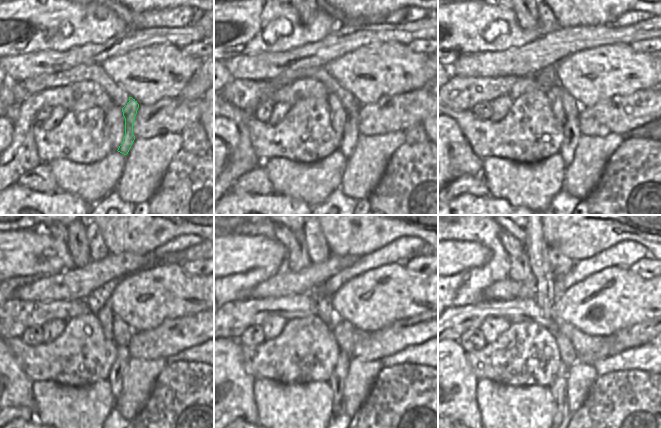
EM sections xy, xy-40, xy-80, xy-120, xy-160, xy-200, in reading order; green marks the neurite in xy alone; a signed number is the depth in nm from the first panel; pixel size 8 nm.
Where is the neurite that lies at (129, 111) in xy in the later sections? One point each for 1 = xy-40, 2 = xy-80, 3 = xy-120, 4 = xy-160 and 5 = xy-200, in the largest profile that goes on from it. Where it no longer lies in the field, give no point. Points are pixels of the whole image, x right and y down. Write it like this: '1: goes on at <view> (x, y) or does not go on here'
1: goes on at xy-40 (350, 136)
2: goes on at xy-80 (571, 133)
3: goes on at xy-120 (122, 358)
4: goes on at xy-160 (337, 379)
5: goes on at xy-200 (558, 389)

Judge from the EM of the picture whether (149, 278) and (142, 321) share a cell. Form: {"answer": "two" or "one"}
{"answer": "one"}

